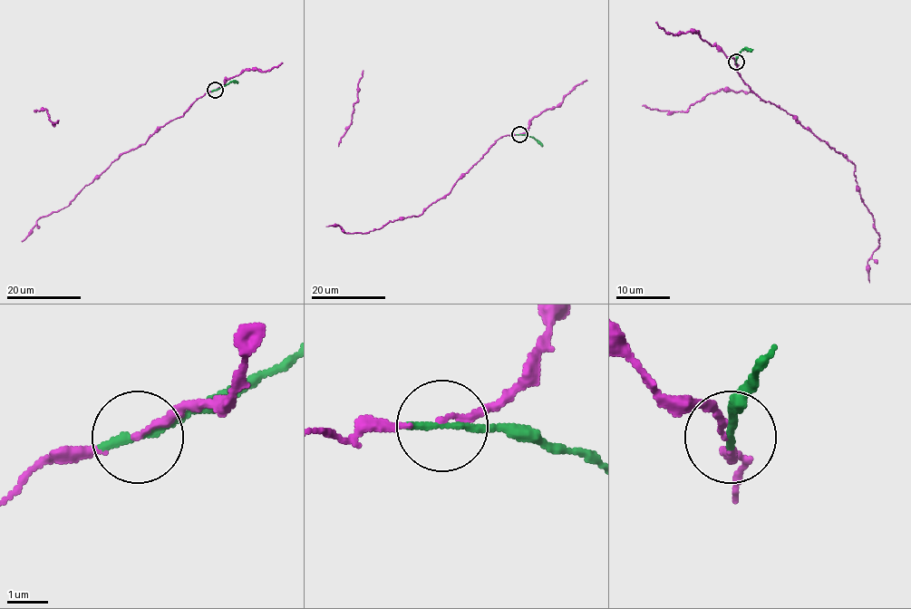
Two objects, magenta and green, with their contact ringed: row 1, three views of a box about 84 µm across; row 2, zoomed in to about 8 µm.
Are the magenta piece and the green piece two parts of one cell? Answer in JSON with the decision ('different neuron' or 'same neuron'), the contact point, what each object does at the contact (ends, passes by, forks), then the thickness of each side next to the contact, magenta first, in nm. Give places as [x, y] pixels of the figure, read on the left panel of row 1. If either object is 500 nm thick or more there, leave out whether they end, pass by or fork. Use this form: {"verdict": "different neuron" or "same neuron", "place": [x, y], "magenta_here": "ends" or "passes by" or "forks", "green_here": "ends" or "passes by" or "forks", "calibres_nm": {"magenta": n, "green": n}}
{"verdict": "different neuron", "place": [215, 90], "magenta_here": "passes by", "green_here": "ends", "calibres_nm": {"magenta": 120, "green": 220}}

